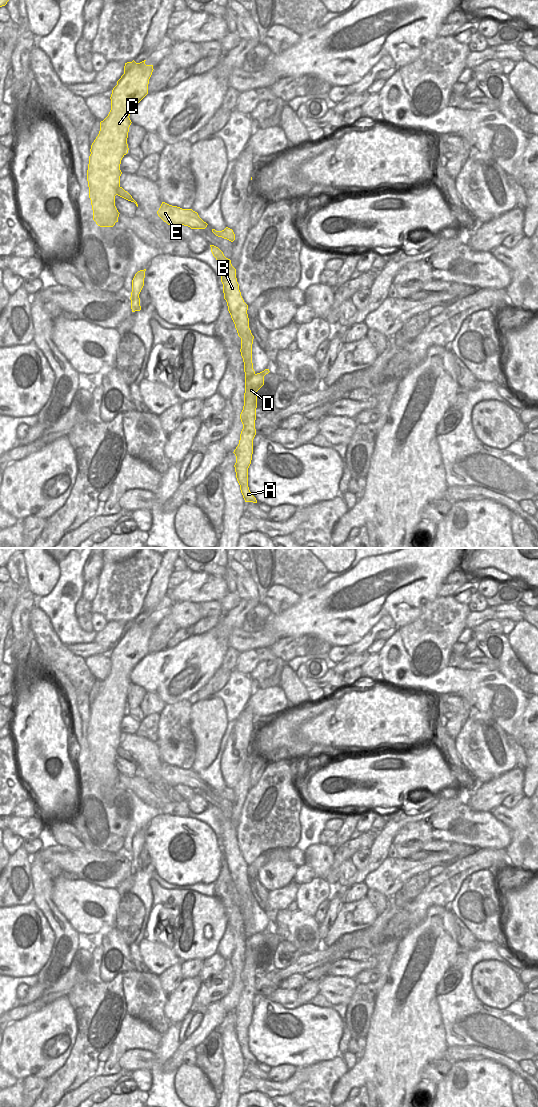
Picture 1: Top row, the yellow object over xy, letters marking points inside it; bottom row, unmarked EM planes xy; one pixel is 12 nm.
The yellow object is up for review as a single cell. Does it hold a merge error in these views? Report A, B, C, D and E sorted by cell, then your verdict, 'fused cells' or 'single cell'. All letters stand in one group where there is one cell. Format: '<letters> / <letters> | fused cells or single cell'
A B D E / C | fused cells

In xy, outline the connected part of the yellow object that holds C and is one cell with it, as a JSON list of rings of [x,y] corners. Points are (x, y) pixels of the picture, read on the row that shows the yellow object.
[[[145,61],[125,63],[124,74],[117,81],[111,94],[111,110],[108,116],[100,122],[100,131],[91,145],[87,181],[89,198],[93,210],[93,220],[100,227],[113,227],[118,222],[119,212],[115,206],[115,196],[120,186],[120,164],[128,153],[128,132],[131,125],[129,118],[133,108],[148,94],[149,79],[153,72],[153,65],[146,65]]]

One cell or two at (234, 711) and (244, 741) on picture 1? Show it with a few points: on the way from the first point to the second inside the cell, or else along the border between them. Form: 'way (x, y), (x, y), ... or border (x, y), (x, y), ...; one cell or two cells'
border (247, 704), (238, 716), (227, 740); two cells

